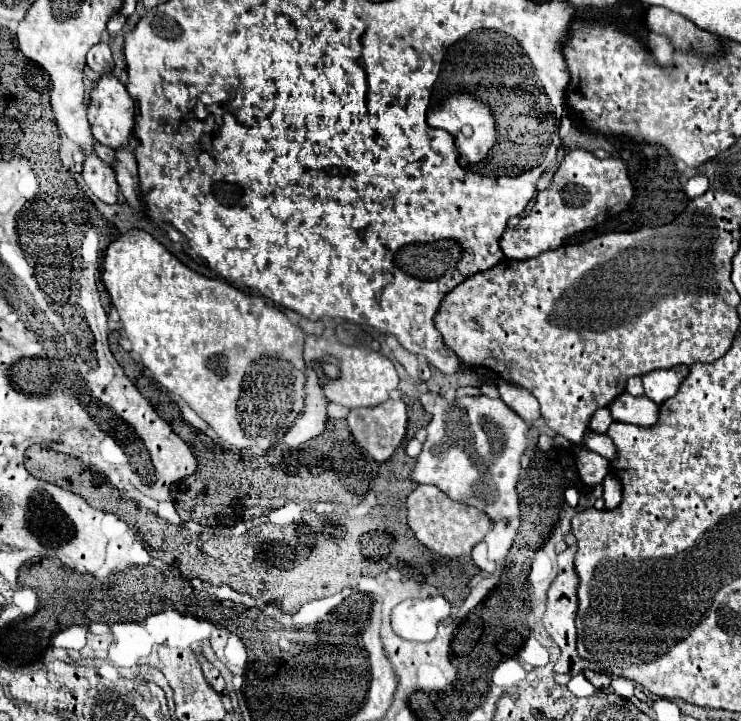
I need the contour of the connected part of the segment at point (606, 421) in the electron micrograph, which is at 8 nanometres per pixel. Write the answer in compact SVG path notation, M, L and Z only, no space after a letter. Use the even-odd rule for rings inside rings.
M600 409L600 411L596 411L596 415L592 415L590 429L592 429L592 431L598 431L598 433L604 433L604 431L608 431L608 427L610 427L612 421L614 421L614 419L612 419L610 411L608 411L608 409Z

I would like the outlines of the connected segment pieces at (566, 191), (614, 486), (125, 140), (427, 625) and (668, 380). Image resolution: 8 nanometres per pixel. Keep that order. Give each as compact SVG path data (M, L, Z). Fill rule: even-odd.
M588 149L568 151L560 163L550 187L536 195L534 207L520 223L508 229L500 247L508 259L530 259L548 249L556 249L564 239L594 227L610 215L624 211L634 199L634 187L622 159L598 159Z
M606 477L602 485L604 485L604 503L606 503L606 509L618 507L618 503L622 499L620 483L616 483L616 479L612 479L612 477Z
M104 75L94 91L92 91L92 101L88 107L88 119L92 123L92 133L98 143L112 147L112 149L126 149L130 147L132 135L134 135L134 121L136 121L136 111L134 111L134 101L128 95L126 87L114 77L114 75Z
M442 595L406 599L392 609L392 627L408 641L432 641L438 623L450 615L450 609L452 605Z
M678 365L678 369L660 369L660 371L650 371L644 377L644 391L646 397L652 399L654 403L664 403L668 397L672 397L680 383L684 381L684 377L688 375L688 367L686 365Z

